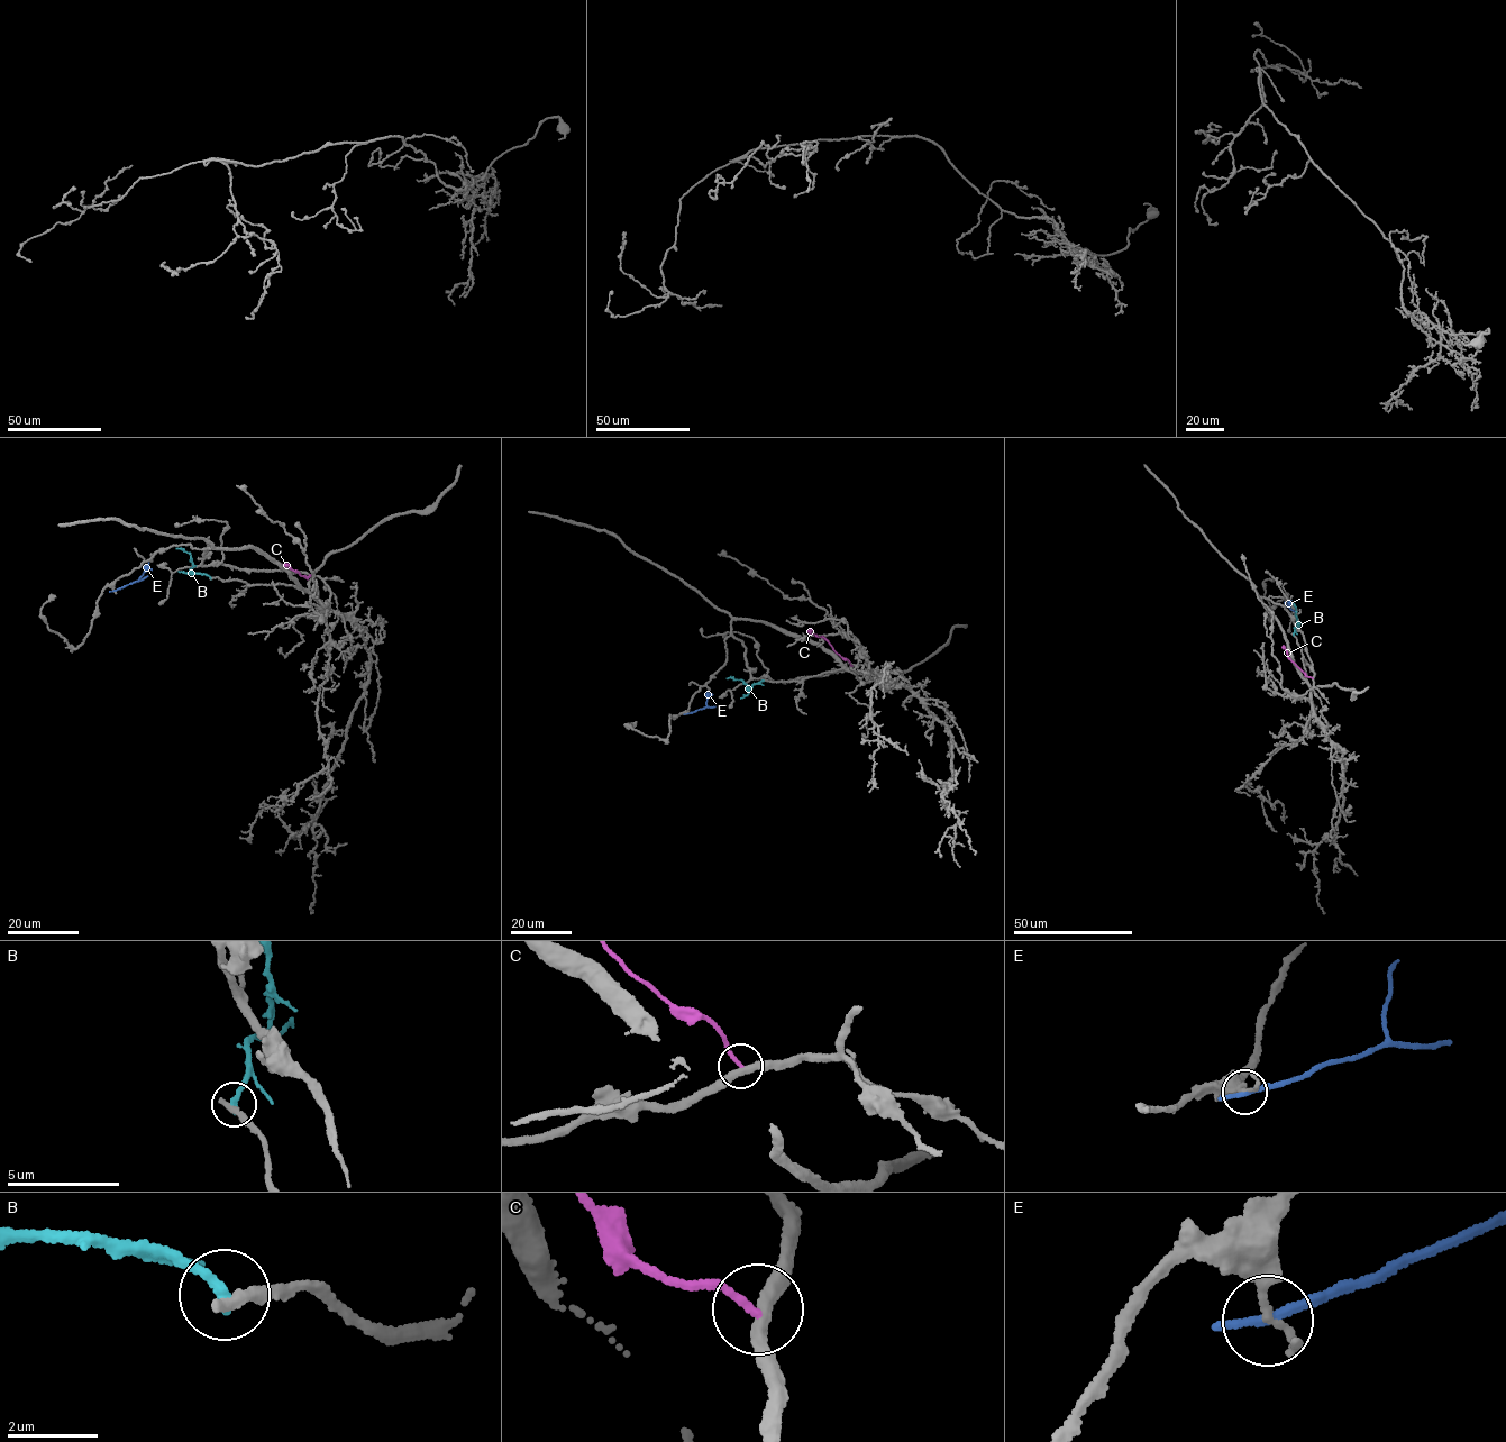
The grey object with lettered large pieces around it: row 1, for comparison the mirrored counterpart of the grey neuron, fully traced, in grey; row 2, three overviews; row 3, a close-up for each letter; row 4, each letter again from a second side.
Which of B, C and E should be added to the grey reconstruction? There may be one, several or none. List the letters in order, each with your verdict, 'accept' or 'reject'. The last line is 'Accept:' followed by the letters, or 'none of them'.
B: reject
C: reject
E: reject
Accept: none of them

